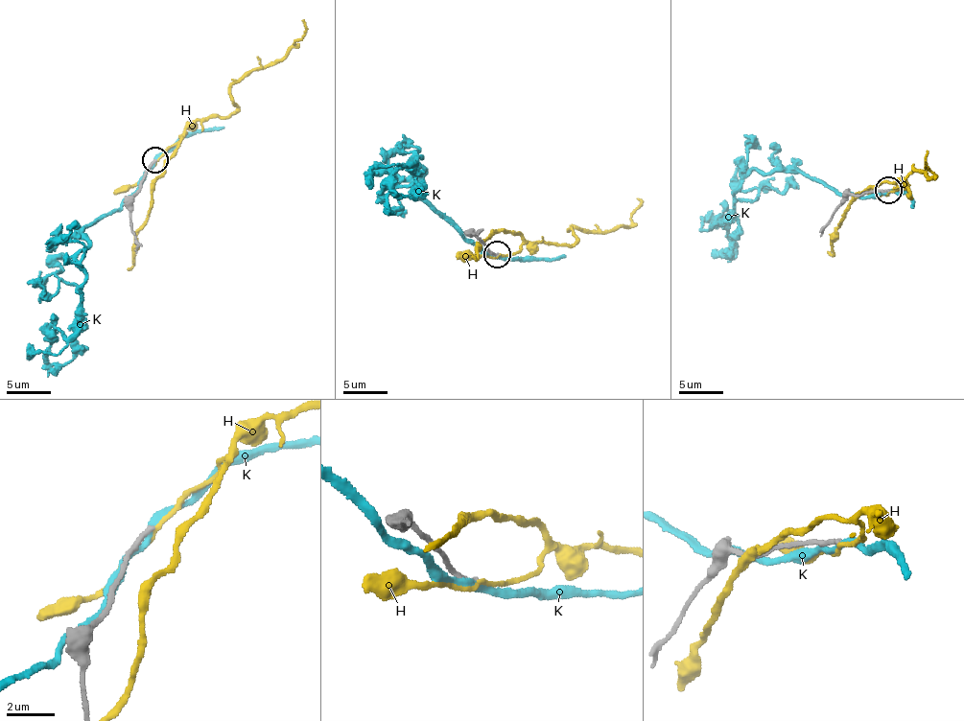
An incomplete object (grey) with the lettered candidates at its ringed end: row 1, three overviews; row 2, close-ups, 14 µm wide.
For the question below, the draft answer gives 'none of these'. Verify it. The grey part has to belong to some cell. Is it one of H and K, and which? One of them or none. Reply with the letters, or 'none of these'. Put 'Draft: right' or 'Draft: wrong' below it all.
none of these
Draft: right

